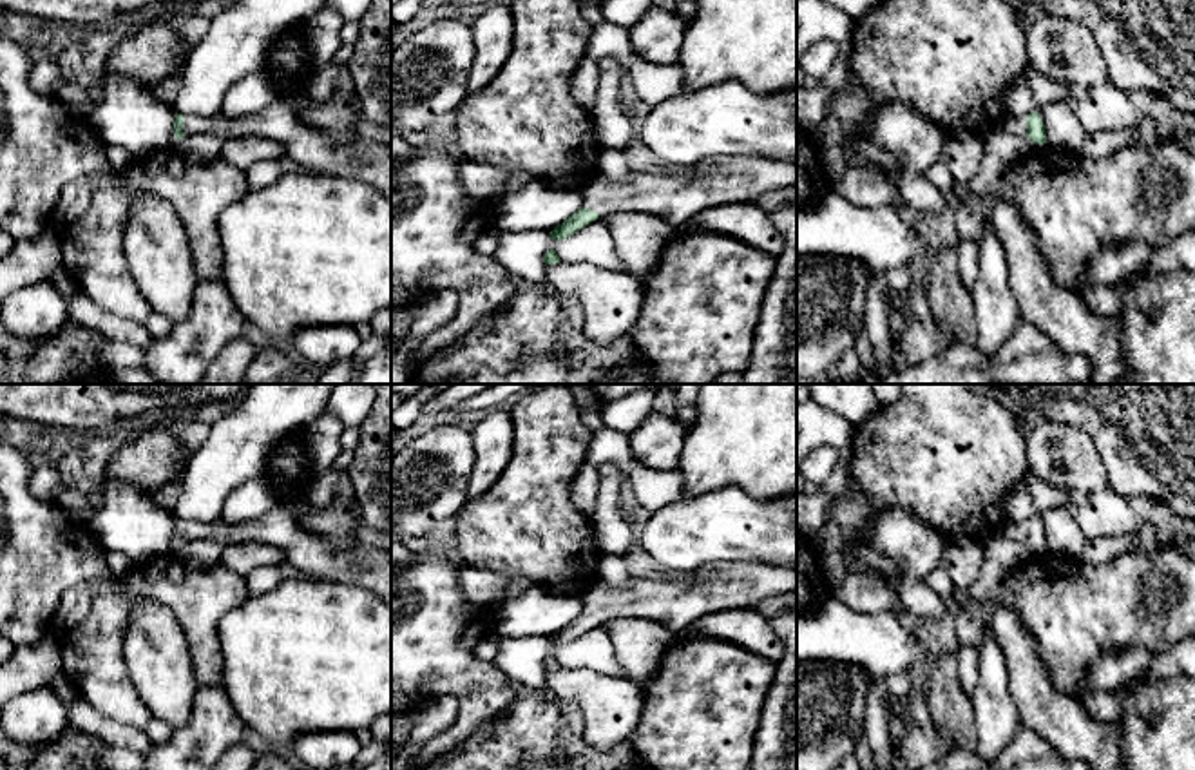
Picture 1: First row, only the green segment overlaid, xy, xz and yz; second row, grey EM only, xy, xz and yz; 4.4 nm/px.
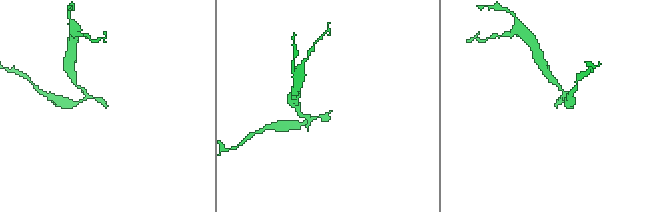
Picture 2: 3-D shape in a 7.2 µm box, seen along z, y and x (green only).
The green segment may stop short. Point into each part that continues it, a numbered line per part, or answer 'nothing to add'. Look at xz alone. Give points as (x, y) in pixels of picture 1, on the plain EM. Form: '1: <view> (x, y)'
1: xz (726, 586)

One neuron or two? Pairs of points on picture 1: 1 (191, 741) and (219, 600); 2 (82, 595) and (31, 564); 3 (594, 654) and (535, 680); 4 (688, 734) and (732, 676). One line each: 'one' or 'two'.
1: two
2: two
3: one
4: one

